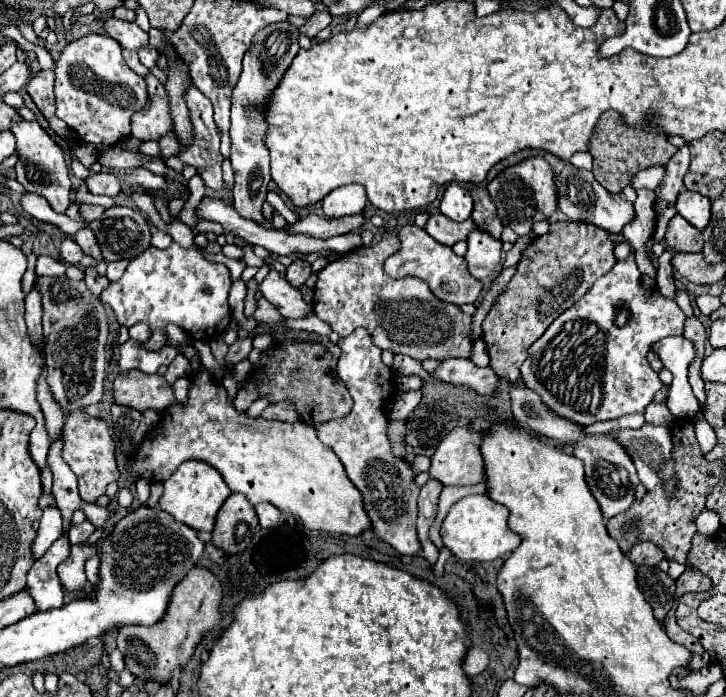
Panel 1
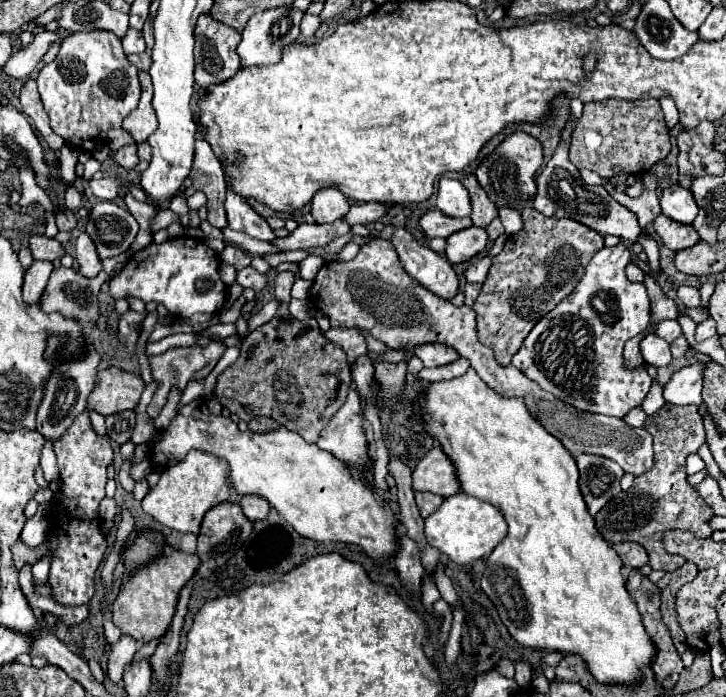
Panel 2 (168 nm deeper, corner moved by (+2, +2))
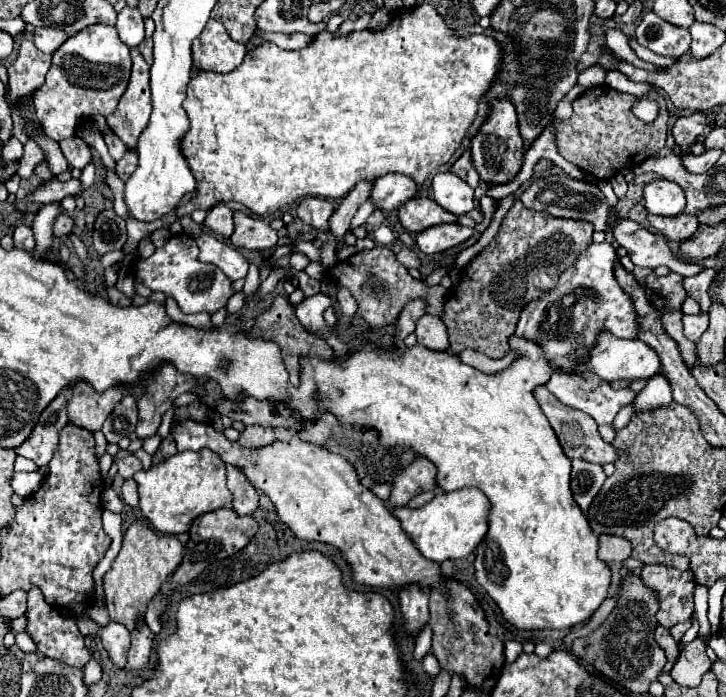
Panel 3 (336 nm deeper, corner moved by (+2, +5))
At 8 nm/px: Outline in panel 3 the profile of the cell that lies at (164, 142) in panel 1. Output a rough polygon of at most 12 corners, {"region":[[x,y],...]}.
{"region":[[137,152],[127,154],[117,162],[115,174],[127,180],[137,168]]}

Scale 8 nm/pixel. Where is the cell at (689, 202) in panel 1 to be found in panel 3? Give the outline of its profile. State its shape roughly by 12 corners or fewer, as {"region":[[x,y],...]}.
{"region":[[659,178],[643,188],[649,214],[677,216],[685,194]]}

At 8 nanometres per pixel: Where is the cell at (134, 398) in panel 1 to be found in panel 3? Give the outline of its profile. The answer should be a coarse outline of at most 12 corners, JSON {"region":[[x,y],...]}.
{"region":[[77,382],[67,398],[69,422],[101,430],[121,388],[97,394]]}

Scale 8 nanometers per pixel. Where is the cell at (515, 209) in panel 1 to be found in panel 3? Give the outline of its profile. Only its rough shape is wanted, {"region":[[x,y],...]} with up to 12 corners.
{"region":[[491,102],[471,138],[473,164],[487,184],[513,180],[523,164],[517,112]]}

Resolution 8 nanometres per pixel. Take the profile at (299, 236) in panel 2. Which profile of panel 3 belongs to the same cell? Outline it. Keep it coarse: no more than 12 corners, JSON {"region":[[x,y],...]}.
{"region":[[357,182],[329,220],[341,250],[341,240],[357,208],[369,198],[373,182]]}

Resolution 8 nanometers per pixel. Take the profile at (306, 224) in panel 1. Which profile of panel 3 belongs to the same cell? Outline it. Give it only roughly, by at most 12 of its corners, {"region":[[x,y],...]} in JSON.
{"region":[[405,174],[377,178],[371,200],[377,208],[397,210],[413,198],[417,184]]}

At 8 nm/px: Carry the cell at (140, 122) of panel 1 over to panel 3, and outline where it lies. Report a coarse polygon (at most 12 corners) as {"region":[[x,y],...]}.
{"region":[[131,48],[131,78],[109,128],[137,146],[151,114],[149,64]]}

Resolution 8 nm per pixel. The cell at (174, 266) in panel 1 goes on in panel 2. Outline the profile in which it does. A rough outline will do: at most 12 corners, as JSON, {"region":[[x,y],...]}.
{"region":[[187,235],[151,243],[109,281],[115,301],[179,319],[225,307],[219,259]]}

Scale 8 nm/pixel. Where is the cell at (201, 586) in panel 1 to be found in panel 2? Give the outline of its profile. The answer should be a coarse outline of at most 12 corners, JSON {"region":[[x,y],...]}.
{"region":[[165,553],[133,573],[113,623],[141,643],[165,637],[197,555]]}

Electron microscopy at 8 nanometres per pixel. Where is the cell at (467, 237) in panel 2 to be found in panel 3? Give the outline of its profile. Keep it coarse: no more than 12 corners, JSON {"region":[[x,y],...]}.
{"region":[[457,222],[417,232],[423,254],[439,254],[463,244],[473,228]]}

